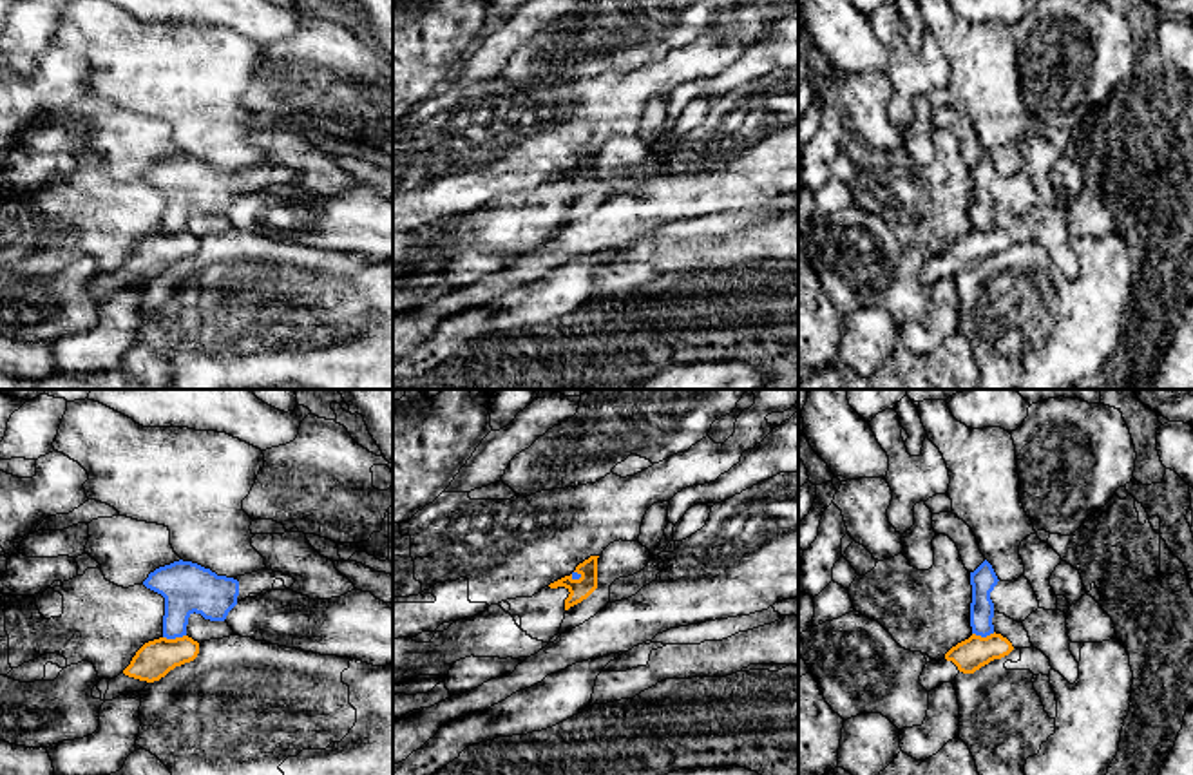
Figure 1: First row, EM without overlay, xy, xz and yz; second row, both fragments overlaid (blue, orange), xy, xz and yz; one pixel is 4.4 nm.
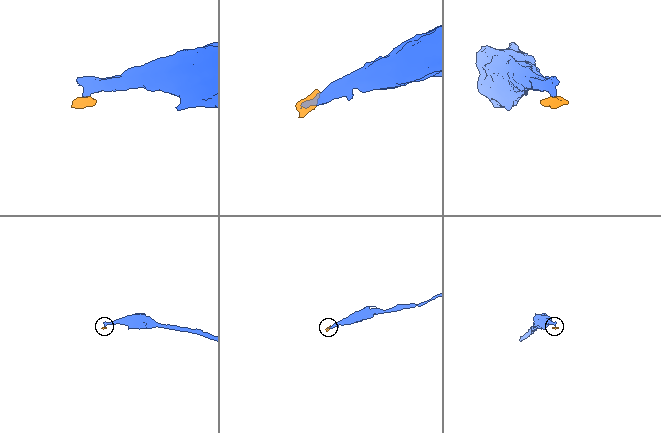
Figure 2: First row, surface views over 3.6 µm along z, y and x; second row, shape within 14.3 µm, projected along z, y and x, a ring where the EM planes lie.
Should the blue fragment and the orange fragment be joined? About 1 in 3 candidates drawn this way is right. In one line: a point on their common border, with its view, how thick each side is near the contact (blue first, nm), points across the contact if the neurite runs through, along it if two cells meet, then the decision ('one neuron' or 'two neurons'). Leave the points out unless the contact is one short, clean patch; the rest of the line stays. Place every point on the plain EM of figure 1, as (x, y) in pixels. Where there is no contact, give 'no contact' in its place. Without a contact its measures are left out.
meets blue in xy at (174, 232); 220 nm thick on the blue side, 170 nm on the other; border along xy (185, 229), (163, 232); two neurons

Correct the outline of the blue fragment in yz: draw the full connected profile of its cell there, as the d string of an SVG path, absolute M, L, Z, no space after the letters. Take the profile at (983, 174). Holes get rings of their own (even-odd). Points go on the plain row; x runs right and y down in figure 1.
M987 154L970 167L970 179L970 221L976 230L994 228L992 212L996 206L1023 217L1039 203L1037 190L1025 170L1001 176Z

